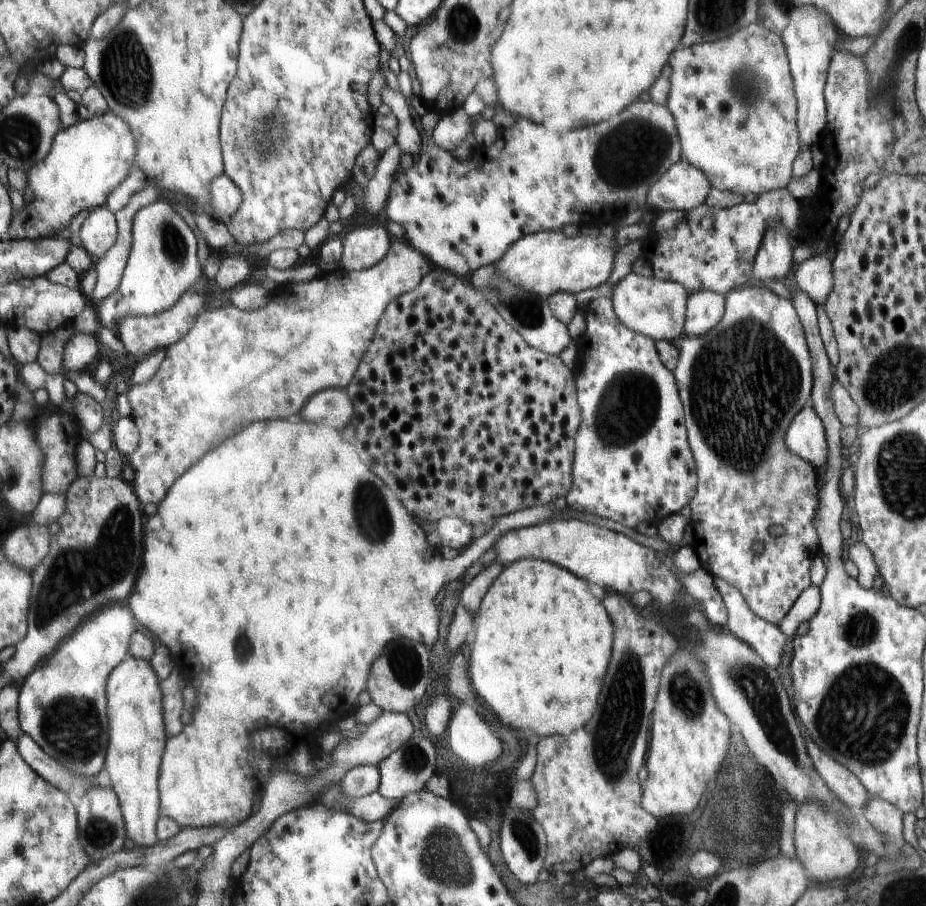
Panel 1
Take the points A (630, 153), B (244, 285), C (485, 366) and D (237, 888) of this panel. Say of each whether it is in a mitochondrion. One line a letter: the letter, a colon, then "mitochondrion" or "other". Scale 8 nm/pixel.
A: mitochondrion
B: other
C: other
D: other

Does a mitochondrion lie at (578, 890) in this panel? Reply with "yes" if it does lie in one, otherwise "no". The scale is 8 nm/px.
no

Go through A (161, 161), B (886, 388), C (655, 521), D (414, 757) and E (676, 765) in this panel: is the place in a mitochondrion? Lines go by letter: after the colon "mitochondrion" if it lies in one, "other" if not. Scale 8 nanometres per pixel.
A: other
B: mitochondrion
C: other
D: mitochondrion
E: other

